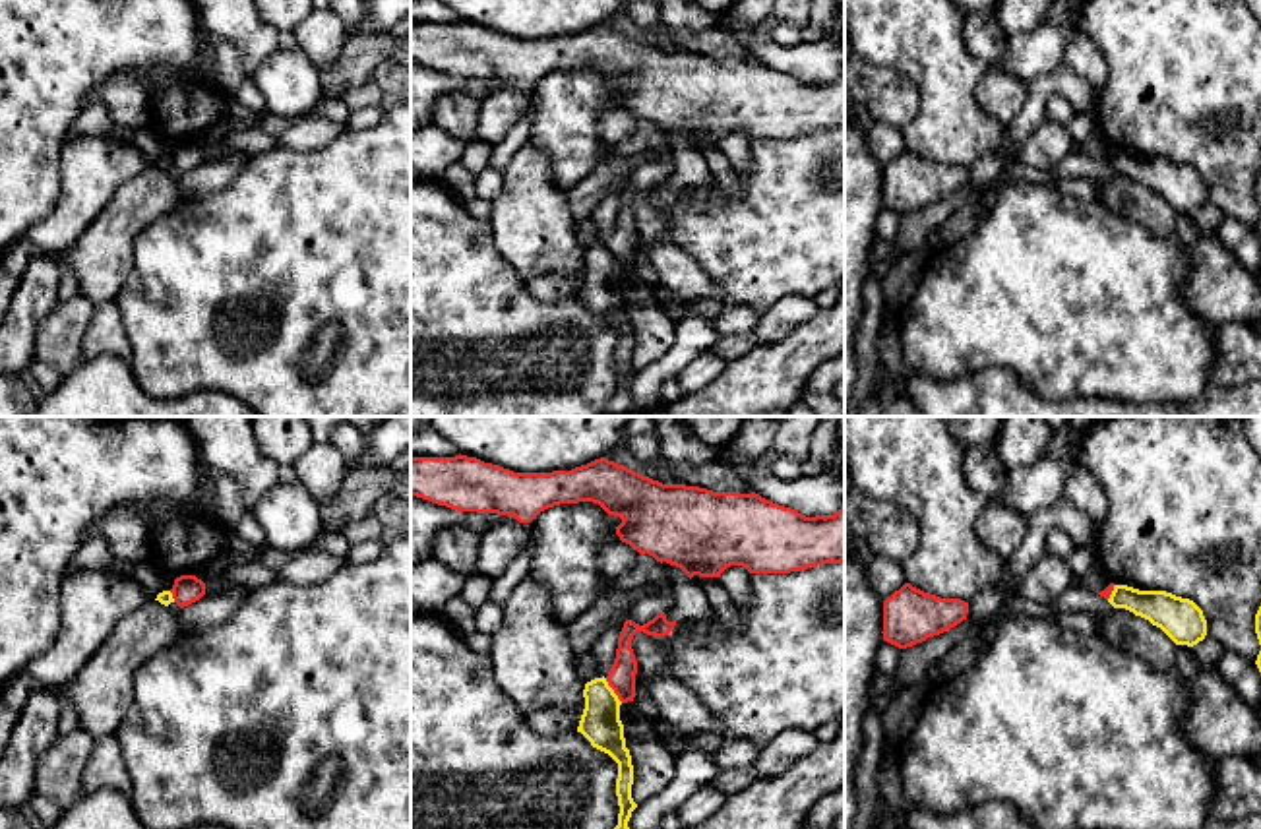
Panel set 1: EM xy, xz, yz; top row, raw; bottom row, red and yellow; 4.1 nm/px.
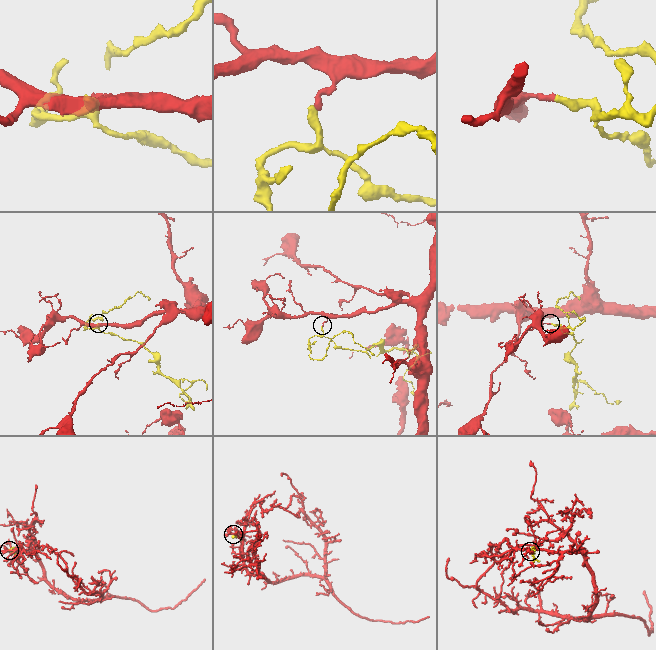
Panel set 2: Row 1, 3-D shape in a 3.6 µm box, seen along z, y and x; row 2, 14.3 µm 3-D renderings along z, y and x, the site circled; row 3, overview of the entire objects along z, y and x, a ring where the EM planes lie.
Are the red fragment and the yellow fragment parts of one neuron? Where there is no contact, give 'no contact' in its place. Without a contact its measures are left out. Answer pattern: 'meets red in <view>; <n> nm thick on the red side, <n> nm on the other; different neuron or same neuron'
meets red in xz; 110 nm thick on the red side, 170 nm on the other; different neuron

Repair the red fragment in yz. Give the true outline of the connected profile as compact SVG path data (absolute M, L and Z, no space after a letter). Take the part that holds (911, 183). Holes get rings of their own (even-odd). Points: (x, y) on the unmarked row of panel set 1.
M910 149L883 167L883 207L907 215L967 186L969 169L924 159Z

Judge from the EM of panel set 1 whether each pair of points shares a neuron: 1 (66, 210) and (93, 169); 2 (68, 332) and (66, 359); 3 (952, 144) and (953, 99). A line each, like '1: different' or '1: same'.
1: same
2: same
3: same

